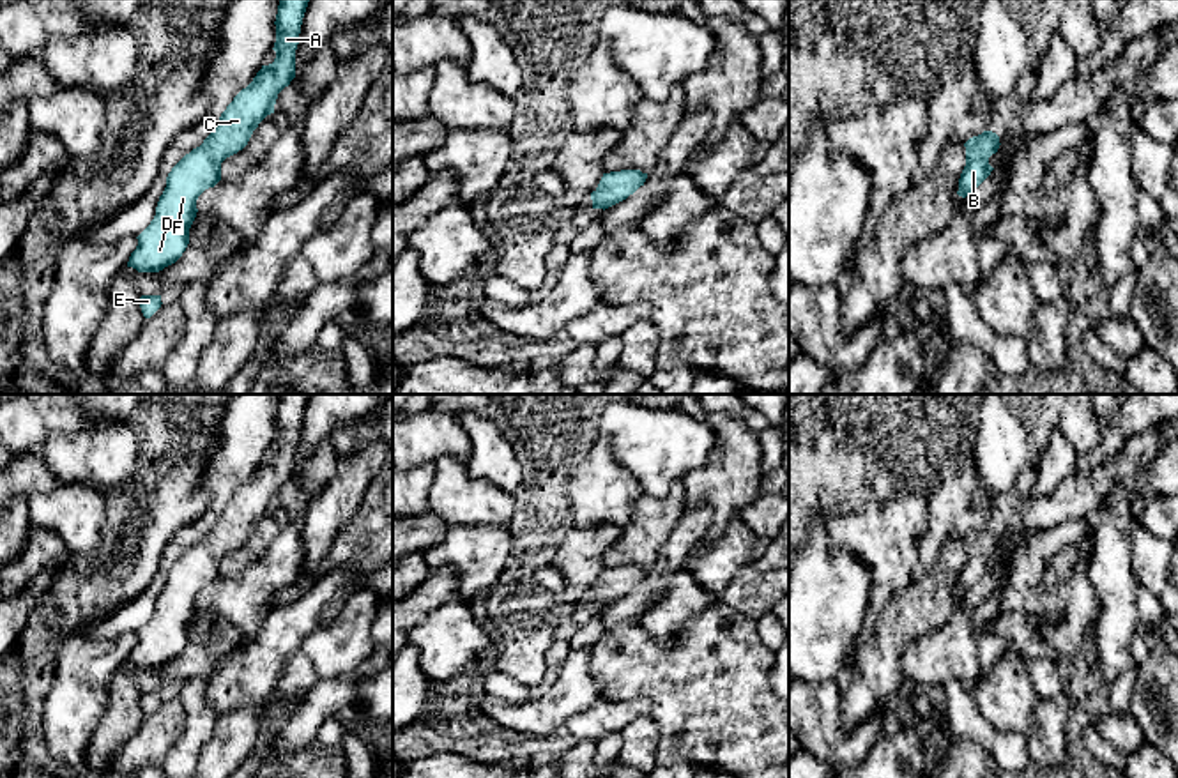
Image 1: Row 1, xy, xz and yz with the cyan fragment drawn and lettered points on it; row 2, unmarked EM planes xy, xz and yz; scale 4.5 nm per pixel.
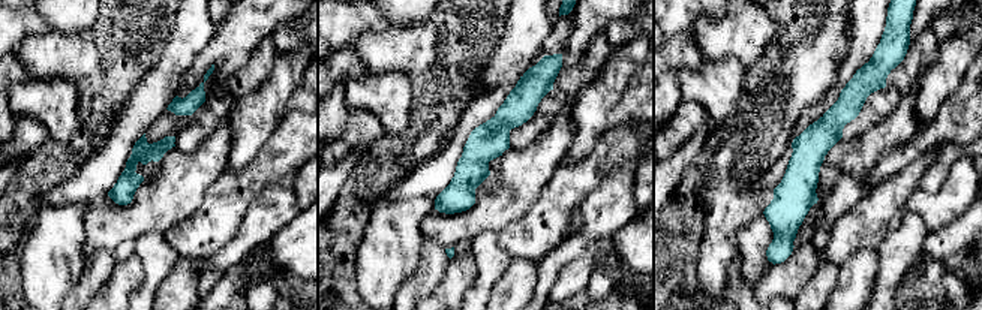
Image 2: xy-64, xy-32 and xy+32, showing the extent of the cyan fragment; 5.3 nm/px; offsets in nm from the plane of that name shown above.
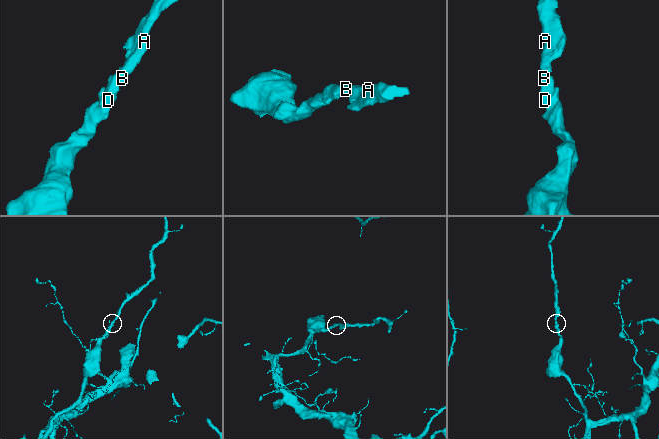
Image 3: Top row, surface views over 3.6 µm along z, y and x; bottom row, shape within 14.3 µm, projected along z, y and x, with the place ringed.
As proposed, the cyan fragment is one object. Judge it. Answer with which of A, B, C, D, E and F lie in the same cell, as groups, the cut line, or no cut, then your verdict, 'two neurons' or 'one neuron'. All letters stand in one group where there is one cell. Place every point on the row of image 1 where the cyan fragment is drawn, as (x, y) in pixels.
A B C D E F; no cut; one neuron

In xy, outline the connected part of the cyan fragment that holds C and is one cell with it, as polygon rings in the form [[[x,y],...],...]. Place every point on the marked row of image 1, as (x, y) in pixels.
[[[279,0],[276,14],[276,58],[262,65],[221,113],[203,143],[186,154],[168,173],[156,216],[136,237],[127,267],[159,272],[175,263],[189,244],[198,196],[221,180],[221,163],[242,150],[258,124],[271,113],[278,94],[295,78],[295,50],[310,0]]]

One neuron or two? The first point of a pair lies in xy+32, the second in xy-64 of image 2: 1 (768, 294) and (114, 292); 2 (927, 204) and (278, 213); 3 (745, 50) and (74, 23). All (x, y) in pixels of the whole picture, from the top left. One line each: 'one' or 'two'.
1: one
2: one
3: two

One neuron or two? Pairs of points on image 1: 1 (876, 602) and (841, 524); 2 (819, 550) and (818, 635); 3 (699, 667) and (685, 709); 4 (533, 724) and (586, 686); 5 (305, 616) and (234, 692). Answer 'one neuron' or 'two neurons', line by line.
1: one neuron
2: one neuron
3: one neuron
4: one neuron
5: one neuron

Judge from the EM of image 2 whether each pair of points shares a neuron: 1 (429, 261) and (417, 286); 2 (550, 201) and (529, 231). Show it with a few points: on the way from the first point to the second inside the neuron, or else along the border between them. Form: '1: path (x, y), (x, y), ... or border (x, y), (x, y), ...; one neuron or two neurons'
1: path (429, 267), (429, 273), (423, 280); one neuron
2: path (550, 208), (537, 223); one neuron

